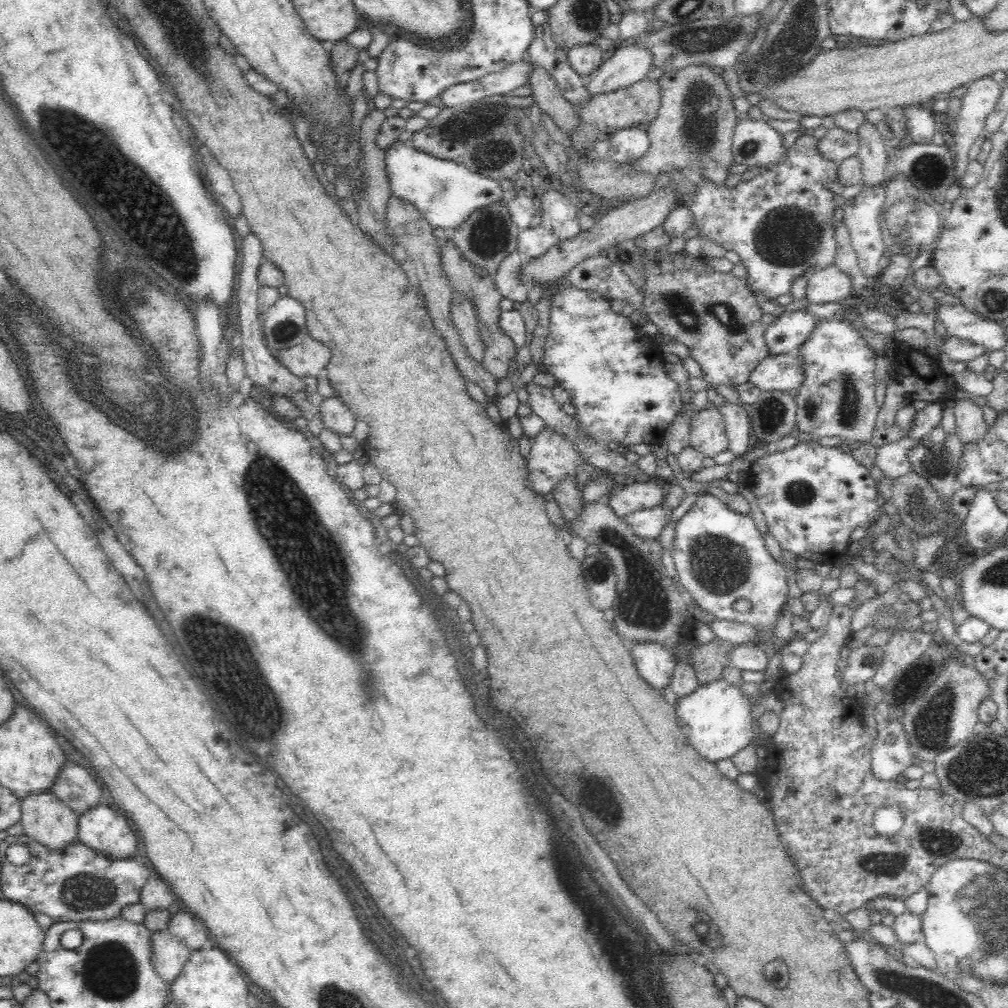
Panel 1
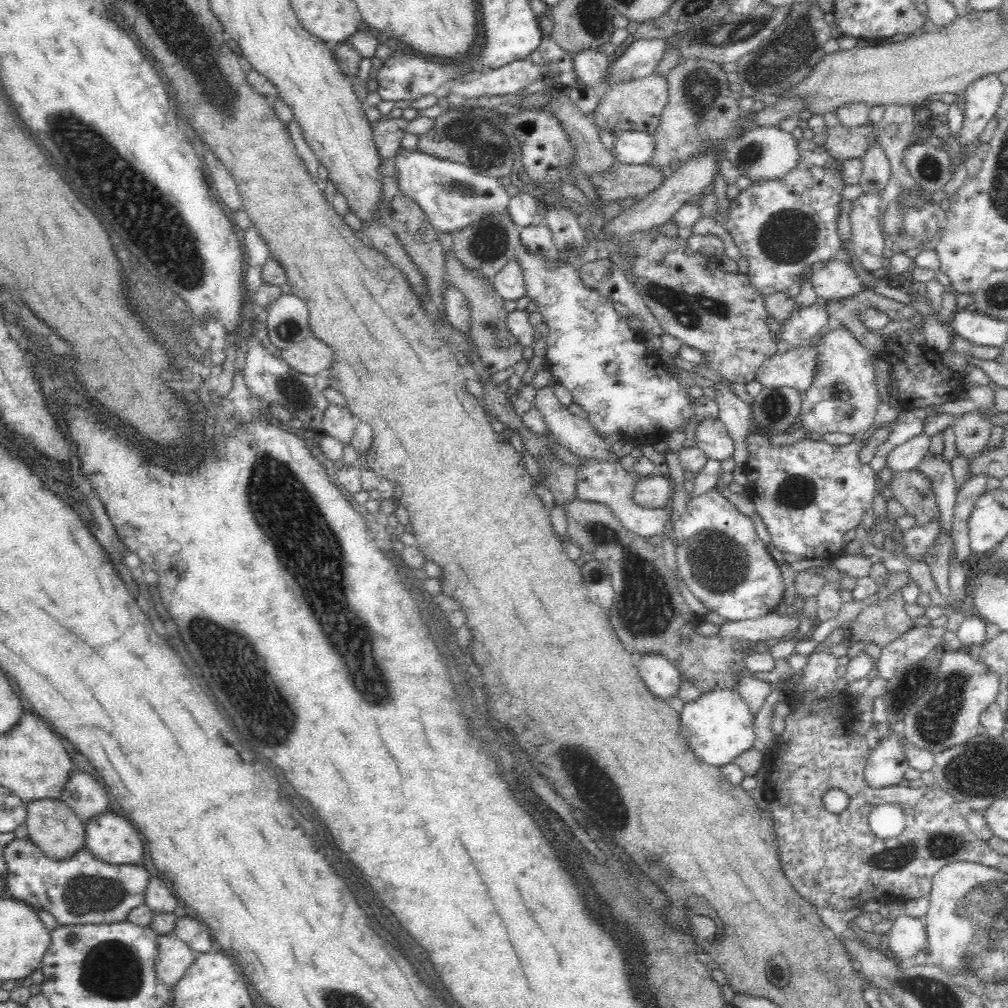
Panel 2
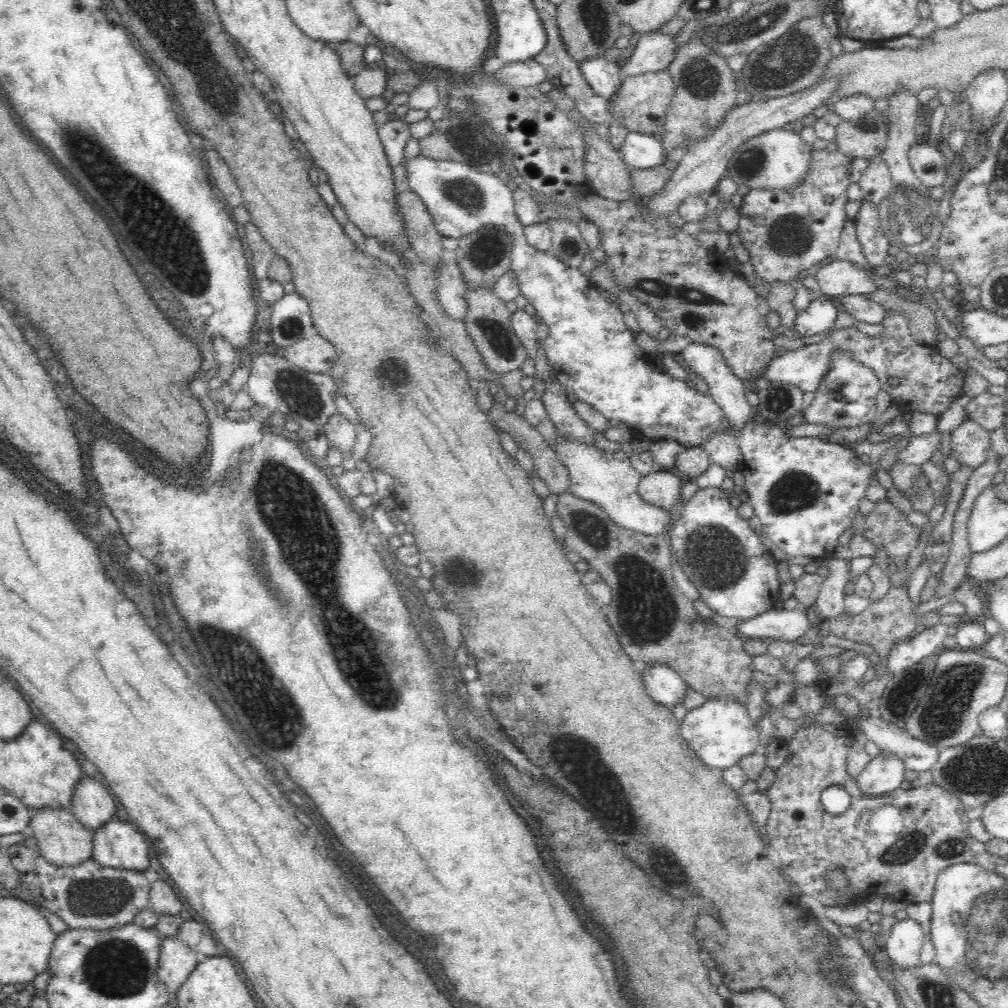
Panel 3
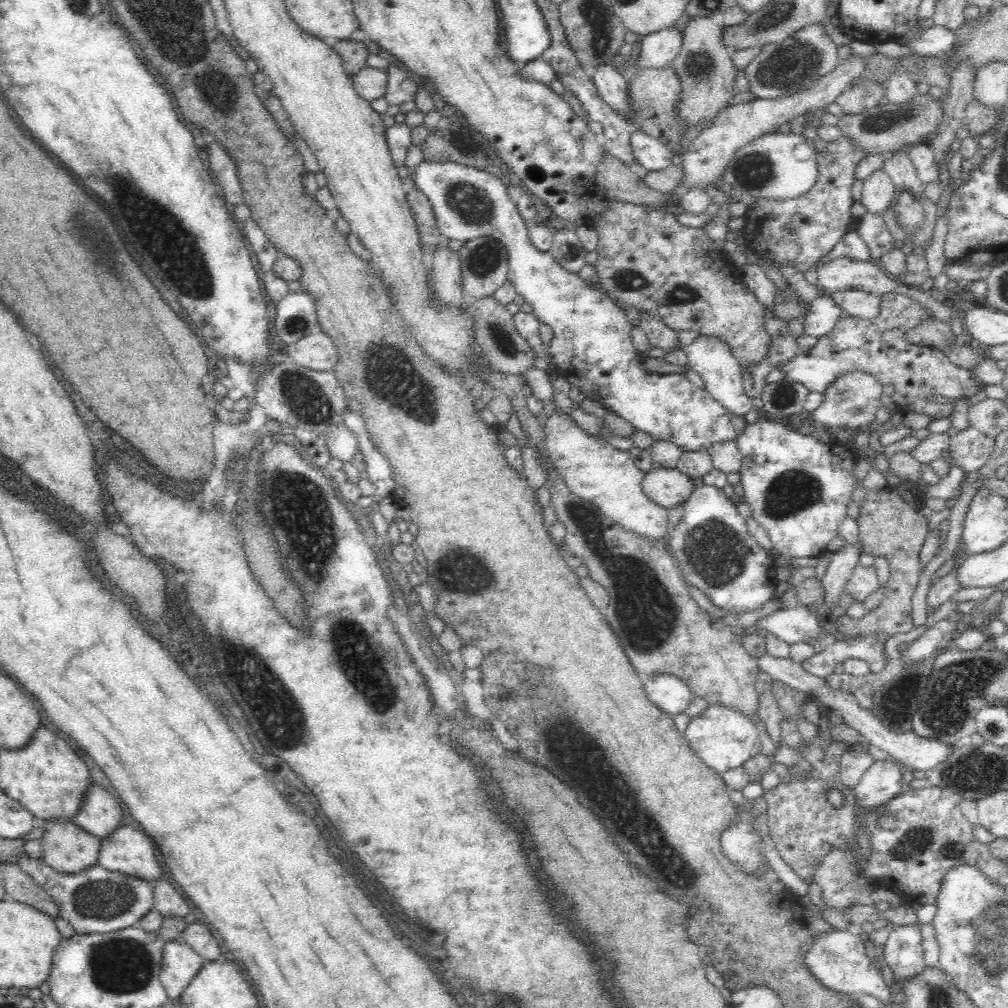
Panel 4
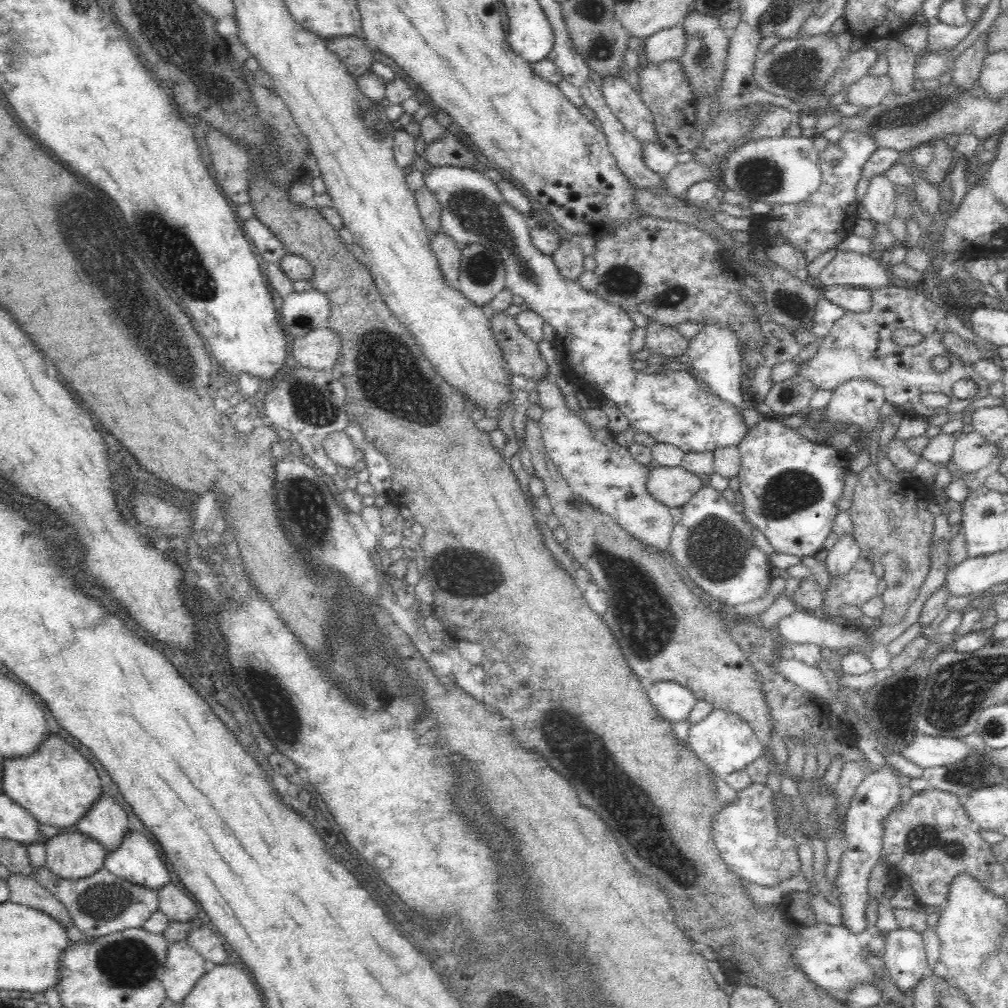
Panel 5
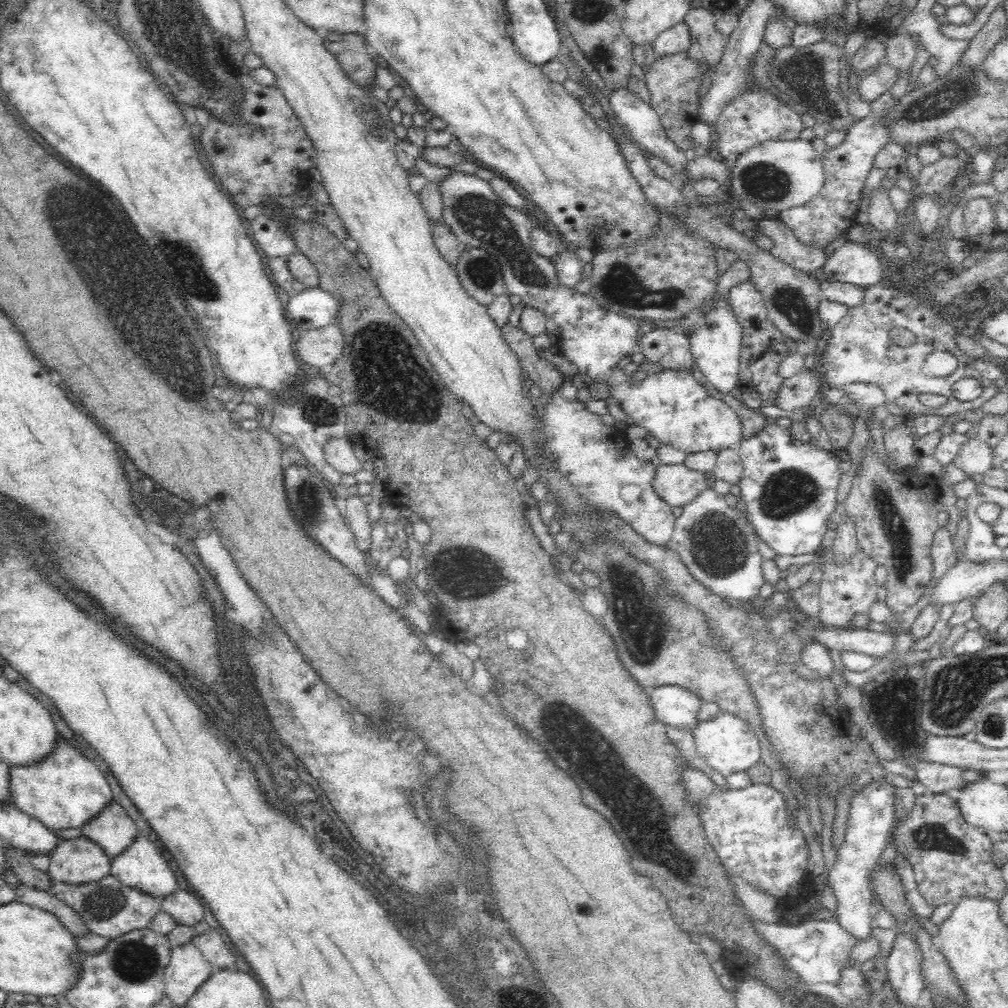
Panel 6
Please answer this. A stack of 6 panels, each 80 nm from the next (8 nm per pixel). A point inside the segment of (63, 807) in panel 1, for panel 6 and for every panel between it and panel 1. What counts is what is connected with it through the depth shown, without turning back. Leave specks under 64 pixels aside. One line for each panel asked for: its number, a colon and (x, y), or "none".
2: (54, 827)
3: (64, 841)
4: (67, 848)
5: (70, 854)
6: (79, 860)

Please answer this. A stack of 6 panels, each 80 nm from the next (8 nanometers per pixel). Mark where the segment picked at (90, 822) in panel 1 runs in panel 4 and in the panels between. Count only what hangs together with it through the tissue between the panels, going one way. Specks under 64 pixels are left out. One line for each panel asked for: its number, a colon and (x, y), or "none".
2: (112, 838)
3: (119, 844)
4: (132, 852)

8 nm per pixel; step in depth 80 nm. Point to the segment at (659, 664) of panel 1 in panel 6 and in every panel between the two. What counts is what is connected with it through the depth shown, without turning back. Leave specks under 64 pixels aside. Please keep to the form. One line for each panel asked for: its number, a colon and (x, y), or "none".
2: (661, 677)
3: (664, 685)
4: (669, 693)
5: (673, 701)
6: (674, 706)

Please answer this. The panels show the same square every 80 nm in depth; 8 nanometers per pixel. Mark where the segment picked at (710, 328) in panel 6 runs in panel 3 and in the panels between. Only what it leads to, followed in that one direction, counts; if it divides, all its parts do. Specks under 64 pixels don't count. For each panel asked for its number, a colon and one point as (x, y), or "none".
3: (727, 391)
4: (710, 357)
5: (714, 353)

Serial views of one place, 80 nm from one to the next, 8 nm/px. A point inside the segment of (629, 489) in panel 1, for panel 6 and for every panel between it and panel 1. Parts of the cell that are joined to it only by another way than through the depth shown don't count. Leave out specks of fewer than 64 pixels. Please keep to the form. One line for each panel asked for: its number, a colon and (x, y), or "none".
2: (654, 491)
3: (661, 488)
4: (668, 487)
5: (673, 486)
6: (675, 483)

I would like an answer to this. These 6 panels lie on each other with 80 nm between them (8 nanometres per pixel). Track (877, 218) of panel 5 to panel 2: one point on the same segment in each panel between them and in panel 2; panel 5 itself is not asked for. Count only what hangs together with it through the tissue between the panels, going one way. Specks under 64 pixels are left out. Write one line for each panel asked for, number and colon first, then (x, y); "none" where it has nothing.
2: (875, 175)
3: (875, 181)
4: (878, 192)

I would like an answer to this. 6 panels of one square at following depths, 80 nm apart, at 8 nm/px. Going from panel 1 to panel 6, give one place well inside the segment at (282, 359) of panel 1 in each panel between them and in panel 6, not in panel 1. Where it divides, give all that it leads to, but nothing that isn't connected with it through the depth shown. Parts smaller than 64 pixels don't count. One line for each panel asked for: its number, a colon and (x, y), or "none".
2: (310, 356)
3: (316, 354)
4: (316, 351)
5: (318, 349)
6: (322, 347)

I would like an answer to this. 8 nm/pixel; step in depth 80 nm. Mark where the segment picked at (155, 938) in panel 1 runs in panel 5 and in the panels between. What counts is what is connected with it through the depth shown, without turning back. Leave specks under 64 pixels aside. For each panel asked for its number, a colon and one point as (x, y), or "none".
2: (174, 955)
3: (176, 960)
4: (180, 963)
5: (184, 966)

